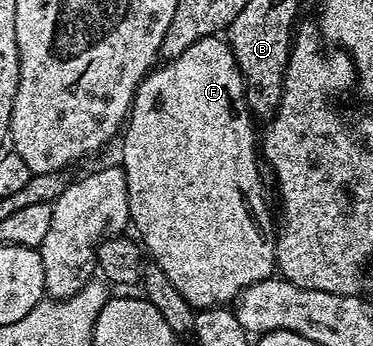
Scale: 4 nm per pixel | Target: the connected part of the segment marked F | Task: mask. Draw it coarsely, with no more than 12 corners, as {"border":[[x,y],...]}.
{"border":[[215,35],[150,71],[129,219],[195,310],[277,263],[255,120]]}

